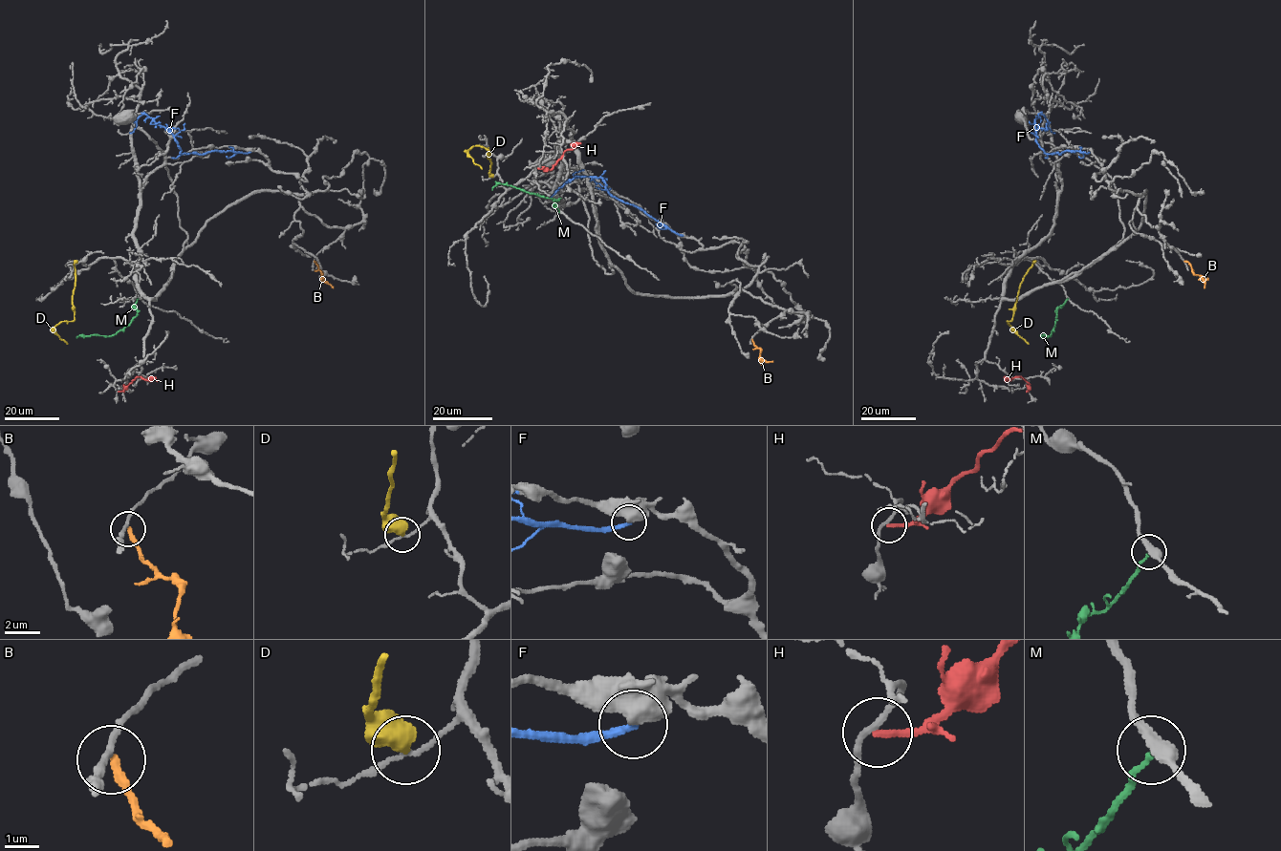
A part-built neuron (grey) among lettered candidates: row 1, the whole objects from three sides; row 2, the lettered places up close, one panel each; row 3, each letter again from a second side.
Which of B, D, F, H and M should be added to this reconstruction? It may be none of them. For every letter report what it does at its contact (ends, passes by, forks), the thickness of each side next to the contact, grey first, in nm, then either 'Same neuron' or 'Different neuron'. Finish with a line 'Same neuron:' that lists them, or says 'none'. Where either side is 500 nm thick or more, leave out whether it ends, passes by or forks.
B: It ends there. Thickness 170 nm (grey) against 280 nm. Different neuron
D: Thickness 130 nm (grey) against 600 nm. Different neuron
F: Thickness 750 nm (grey) against 240 nm. Different neuron
H: It ends there. Thickness 160 nm (grey) against 240 nm. Different neuron
M: It ends there. Thickness 320 nm (grey) against 160 nm. Same neuron
Same neuron: M

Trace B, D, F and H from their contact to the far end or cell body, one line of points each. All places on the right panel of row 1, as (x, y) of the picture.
B: (1184, 261), (1194, 273), (1201, 276), (1204, 287)
D: (1035, 261), (1020, 283), (1011, 320), (1008, 321), (1029, 344)
F: (1089, 152), (1048, 153), (1042, 149), (1035, 139), (1035, 119), (1040, 113), (1054, 132)
H: (1028, 392), (1029, 384), (1019, 376), (1005, 381)

